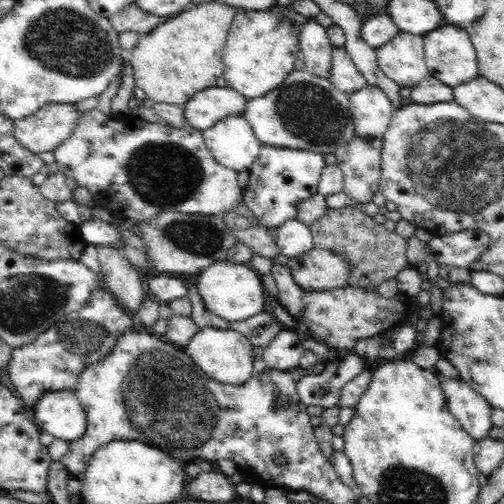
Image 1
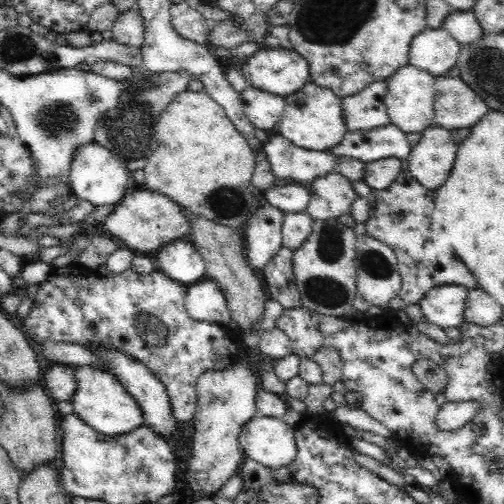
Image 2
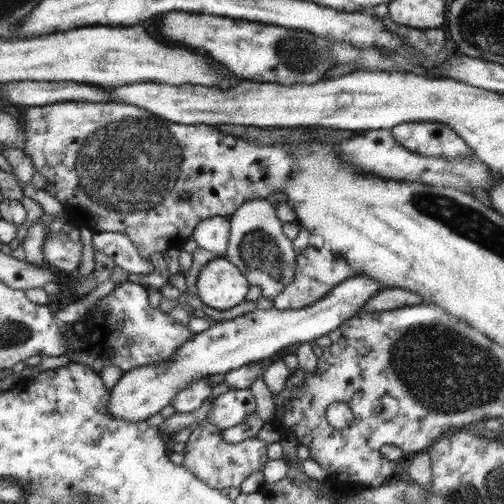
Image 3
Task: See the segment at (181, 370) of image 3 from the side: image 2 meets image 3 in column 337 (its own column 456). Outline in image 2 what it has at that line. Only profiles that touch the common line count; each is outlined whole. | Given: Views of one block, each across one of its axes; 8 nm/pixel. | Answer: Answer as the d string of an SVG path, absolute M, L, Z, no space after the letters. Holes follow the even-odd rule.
M460 284L436 286L434 290L428 290L428 294L424 294L424 298L420 300L424 318L442 328L458 328L464 322L464 304L468 294L470 290Z

